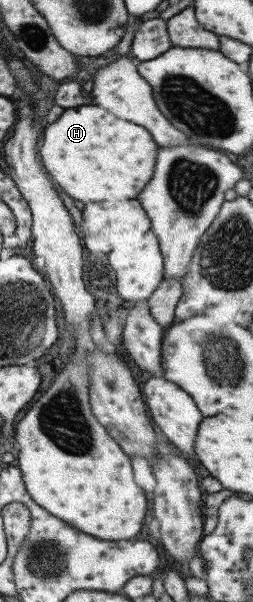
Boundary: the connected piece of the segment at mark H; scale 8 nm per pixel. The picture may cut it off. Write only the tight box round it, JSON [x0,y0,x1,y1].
[42,104,158,201]

